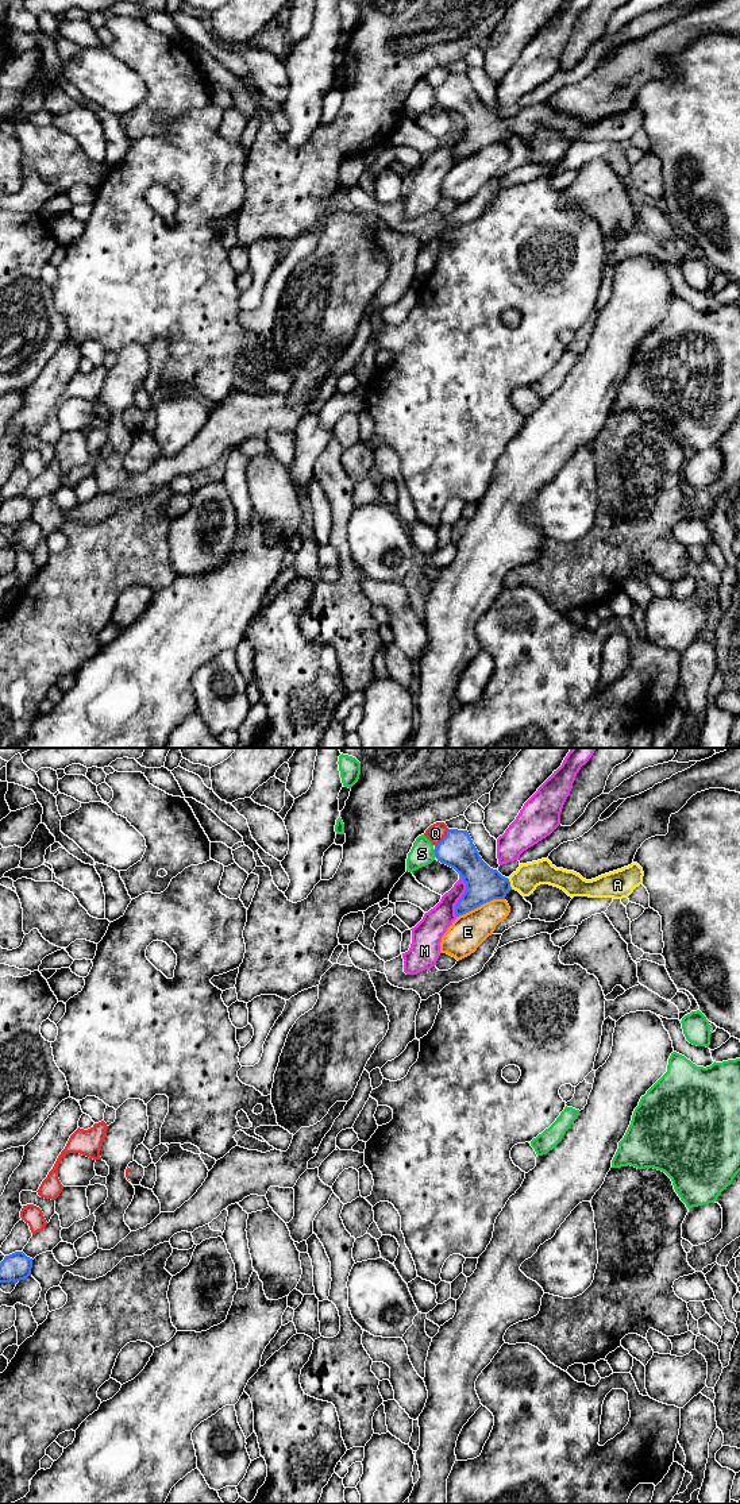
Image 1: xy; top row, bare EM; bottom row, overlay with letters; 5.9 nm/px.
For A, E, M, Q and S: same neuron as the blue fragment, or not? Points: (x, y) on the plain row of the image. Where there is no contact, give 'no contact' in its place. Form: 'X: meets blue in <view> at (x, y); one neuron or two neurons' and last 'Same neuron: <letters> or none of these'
A: meets blue in xy at (509, 127); one neuron
E: meets blue in xy at (480, 149); two neurons
M: meets blue in xy at (462, 139); two neurons
Q: meets blue in xy at (444, 81); two neurons
S: meets blue in xy at (435, 97); two neurons
Same neuron: A

